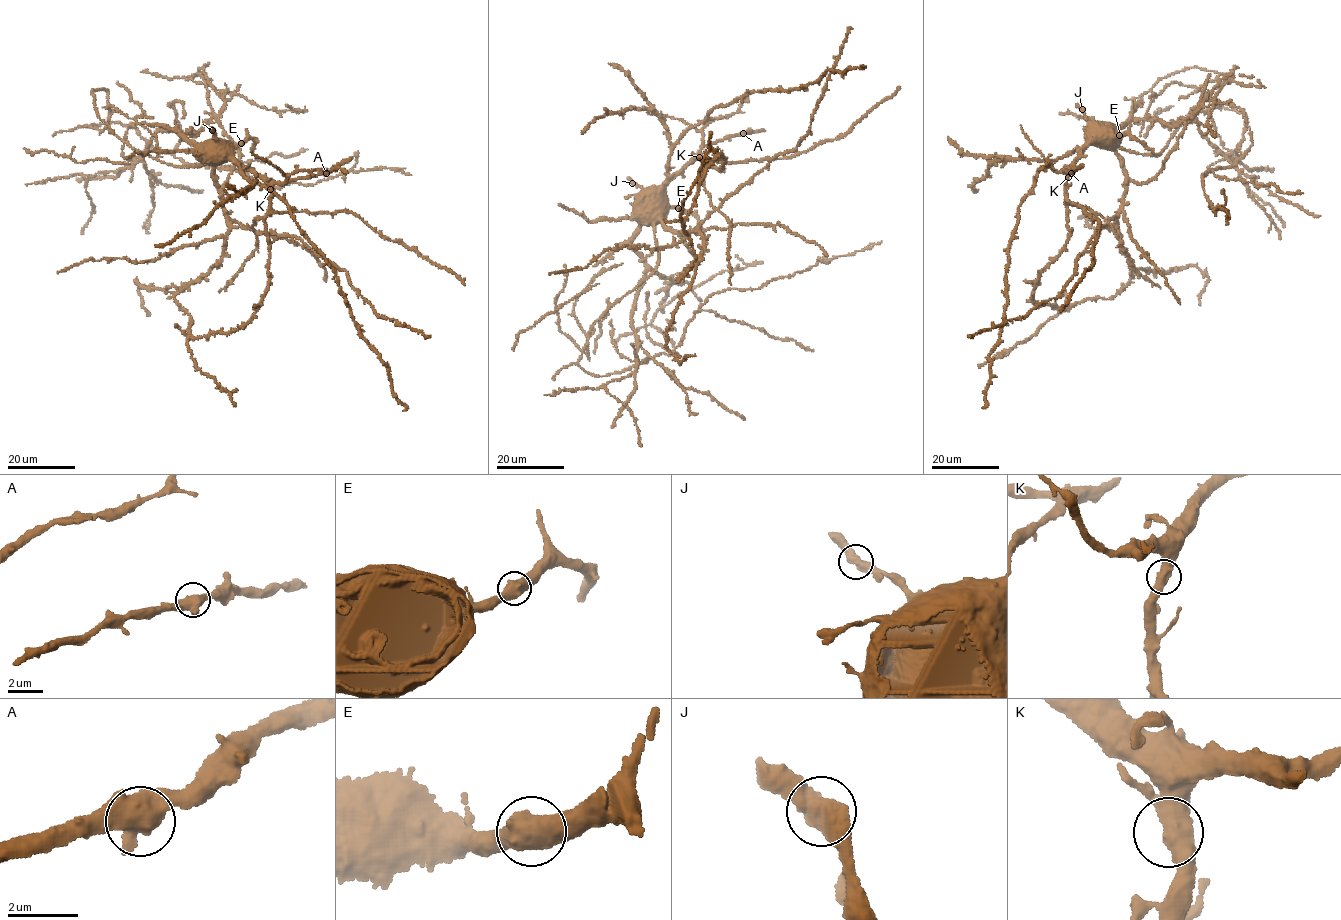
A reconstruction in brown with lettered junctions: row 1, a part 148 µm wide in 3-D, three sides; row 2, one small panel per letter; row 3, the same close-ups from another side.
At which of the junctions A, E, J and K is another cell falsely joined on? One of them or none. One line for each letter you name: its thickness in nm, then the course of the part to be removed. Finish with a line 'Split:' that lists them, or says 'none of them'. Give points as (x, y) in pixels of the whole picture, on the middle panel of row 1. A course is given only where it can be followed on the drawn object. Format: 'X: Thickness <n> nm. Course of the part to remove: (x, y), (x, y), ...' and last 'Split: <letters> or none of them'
Split: none of them

